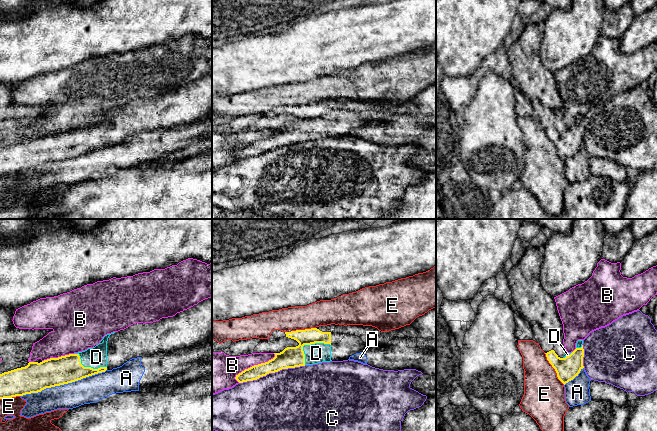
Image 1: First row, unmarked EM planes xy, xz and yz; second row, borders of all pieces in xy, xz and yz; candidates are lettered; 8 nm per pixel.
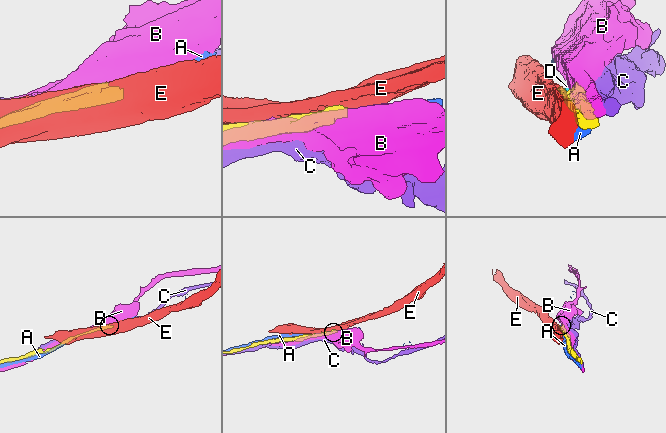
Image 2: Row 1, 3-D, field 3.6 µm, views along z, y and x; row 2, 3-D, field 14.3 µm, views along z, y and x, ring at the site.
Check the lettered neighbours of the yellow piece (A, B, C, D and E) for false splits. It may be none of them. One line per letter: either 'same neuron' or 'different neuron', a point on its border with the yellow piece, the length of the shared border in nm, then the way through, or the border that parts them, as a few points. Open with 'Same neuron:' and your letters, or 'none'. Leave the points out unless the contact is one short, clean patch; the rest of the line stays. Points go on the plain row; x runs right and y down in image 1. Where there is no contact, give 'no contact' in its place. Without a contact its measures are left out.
Same neuron: D
A: different neuron; contact xy (63, 160); length 750 nm
B: different neuron; contact xz (255, 141); length 380 nm
C: different neuron; contact xz (272, 148); length 550 nm
D: same neuron; contact xz (307, 120); length 280 nm
E: different neuron; contact yz (554, 144); length 300 nm

